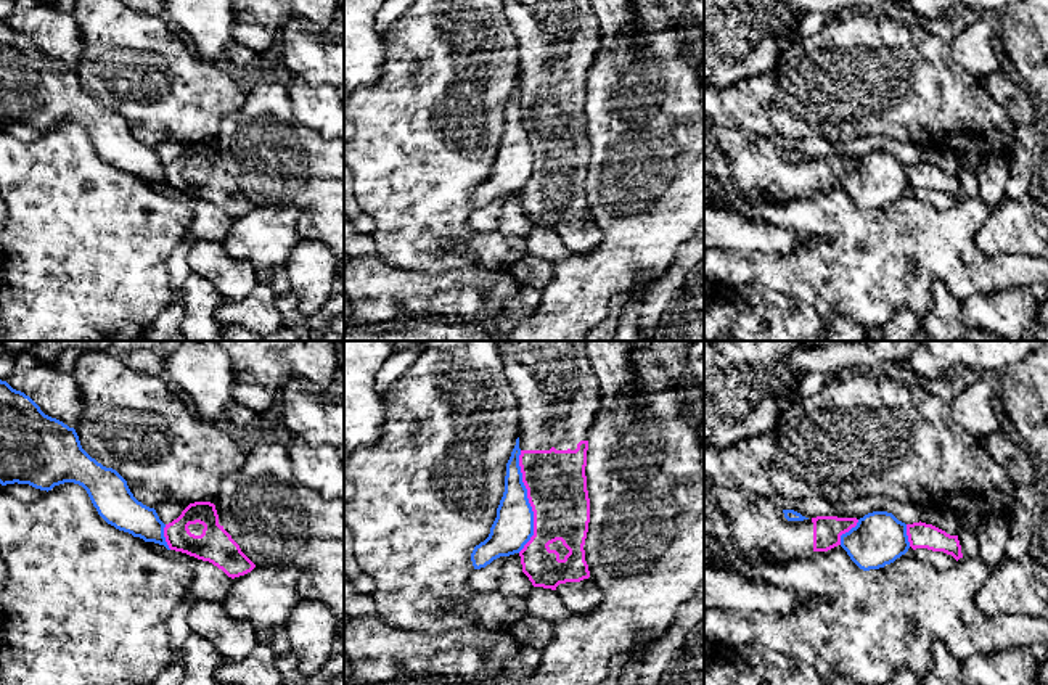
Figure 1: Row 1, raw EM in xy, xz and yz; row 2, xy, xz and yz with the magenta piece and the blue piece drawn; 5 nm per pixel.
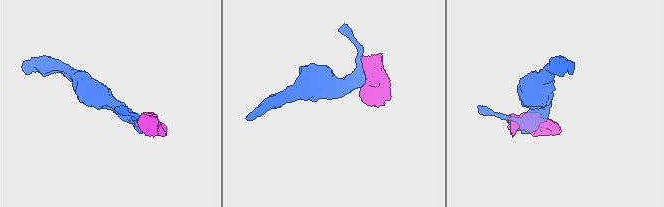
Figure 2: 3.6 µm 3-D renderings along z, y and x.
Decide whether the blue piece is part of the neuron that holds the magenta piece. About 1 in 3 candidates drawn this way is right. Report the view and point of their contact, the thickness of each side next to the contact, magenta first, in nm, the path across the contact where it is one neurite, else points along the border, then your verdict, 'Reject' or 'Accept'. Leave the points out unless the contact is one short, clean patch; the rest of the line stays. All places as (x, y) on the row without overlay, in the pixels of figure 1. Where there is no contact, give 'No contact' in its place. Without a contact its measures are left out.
Touches magenta at xz (529, 142). Thickness 300 nm (magenta) against 200 nm. Reject

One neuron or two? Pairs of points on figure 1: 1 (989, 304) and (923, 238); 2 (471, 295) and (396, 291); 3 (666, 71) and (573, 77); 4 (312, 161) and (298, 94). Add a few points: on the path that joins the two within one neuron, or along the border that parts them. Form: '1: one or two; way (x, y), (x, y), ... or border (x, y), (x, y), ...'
1: two; border (1015, 287), (976, 291), (962, 301)
2: one; way (452, 295), (429, 296), (415, 293)
3: two; border (601, 41), (587, 79)
4: two; border (286, 90), (294, 116), (327, 139)

